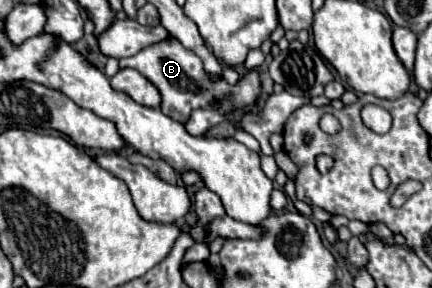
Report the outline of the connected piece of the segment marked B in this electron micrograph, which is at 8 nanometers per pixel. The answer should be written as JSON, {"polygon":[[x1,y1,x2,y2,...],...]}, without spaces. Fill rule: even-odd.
{"polygon":[[169,34,163,42,155,42,155,44,147,46,147,48,143,48,135,56,119,60,119,66,121,68,135,68,147,80,151,80,159,88,159,92,161,92,161,98,163,98,161,110,169,118,173,118,173,120,177,120,181,124,187,122,191,110,195,110,195,108,209,108,213,102,219,102,219,110,225,116,229,116,229,112,233,108,237,108,237,106,245,108,247,104,255,102,259,92,261,92,259,74,255,70,247,72,237,84,229,84,225,80,211,82,211,78,203,70,201,58,195,56,193,52,189,52,185,46,181,46,181,42,173,34]]}

